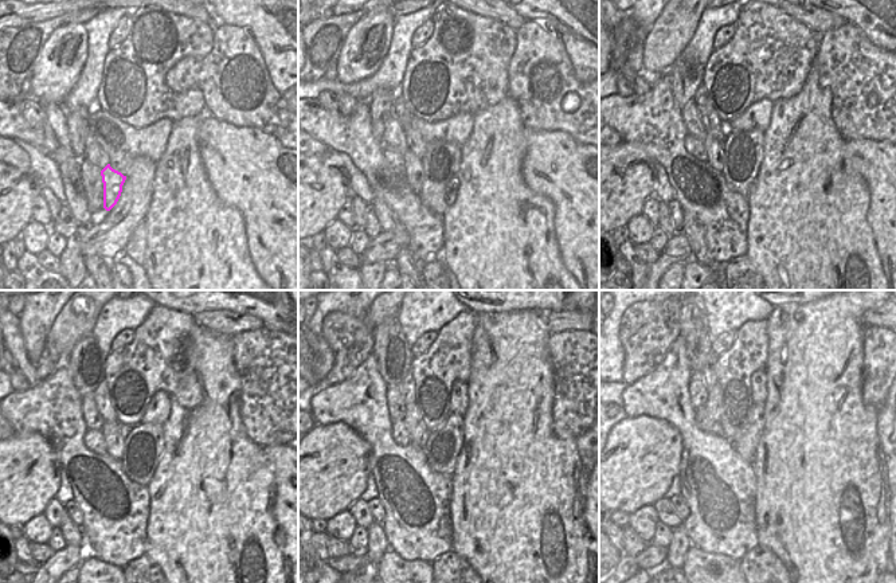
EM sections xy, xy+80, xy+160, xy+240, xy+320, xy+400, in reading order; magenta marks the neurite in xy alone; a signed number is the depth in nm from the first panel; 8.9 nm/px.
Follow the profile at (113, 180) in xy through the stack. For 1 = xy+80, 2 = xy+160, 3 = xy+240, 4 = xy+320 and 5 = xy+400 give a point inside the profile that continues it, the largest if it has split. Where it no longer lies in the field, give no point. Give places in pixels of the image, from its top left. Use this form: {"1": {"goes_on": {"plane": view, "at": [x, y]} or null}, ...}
{"1": {"goes_on": {"plane": "xy+80", "at": [414, 168]}}, "2": {"goes_on": {"plane": "xy+160", "at": [715, 148]}}, "3": {"goes_on": {"plane": "xy+240", "at": [114, 433]}}, "4": {"goes_on": {"plane": "xy+320", "at": [415, 426]}}, "5": {"goes_on": {"plane": "xy+400", "at": [713, 405]}}}

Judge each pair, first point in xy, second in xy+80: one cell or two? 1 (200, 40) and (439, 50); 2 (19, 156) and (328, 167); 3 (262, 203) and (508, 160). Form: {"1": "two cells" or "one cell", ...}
{"1": "one cell", "2": "two cells", "3": "two cells"}

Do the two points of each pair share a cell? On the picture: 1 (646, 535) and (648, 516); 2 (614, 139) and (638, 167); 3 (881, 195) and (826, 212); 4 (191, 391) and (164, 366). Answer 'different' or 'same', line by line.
1: same
2: different
3: different
4: different

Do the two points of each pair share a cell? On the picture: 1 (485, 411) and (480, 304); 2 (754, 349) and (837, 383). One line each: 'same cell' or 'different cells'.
1: different cells
2: different cells

